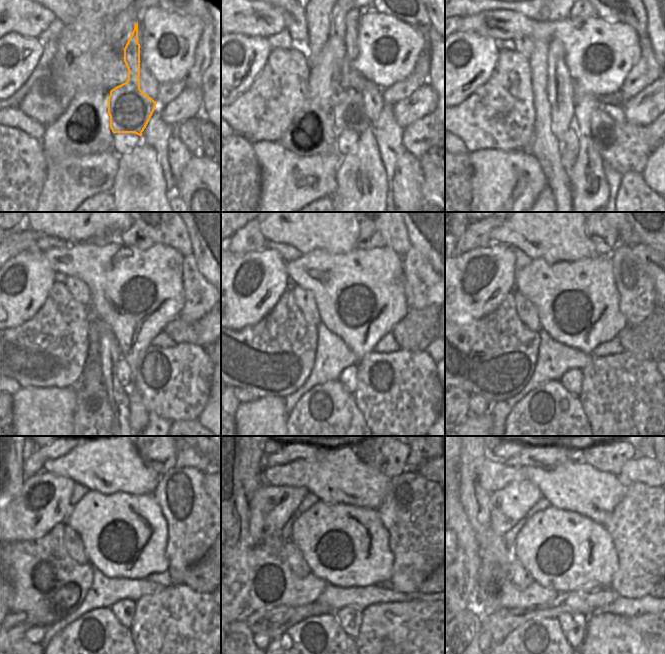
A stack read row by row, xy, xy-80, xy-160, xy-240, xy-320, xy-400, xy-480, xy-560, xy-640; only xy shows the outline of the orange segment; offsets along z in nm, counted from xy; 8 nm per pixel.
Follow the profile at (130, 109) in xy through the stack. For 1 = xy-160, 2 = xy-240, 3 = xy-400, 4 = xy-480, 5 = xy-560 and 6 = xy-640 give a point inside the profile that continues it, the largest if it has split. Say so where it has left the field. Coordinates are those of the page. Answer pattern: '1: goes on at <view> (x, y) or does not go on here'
1: goes on at xy-160 (582, 8)
2: goes on at xy-240 (133, 236)
3: goes on at xy-400 (604, 237)
4: goes on at xy-480 (160, 456)
5: goes on at xy-560 (388, 456)
6: goes on at xy-640 (609, 456)

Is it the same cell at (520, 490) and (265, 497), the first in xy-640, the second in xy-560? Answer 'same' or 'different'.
same

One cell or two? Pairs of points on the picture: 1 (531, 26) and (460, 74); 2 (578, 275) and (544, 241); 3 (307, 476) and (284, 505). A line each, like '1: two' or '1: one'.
1: two
2: two
3: two

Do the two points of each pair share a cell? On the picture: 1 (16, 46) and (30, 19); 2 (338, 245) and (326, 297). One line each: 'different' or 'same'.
1: different
2: different

